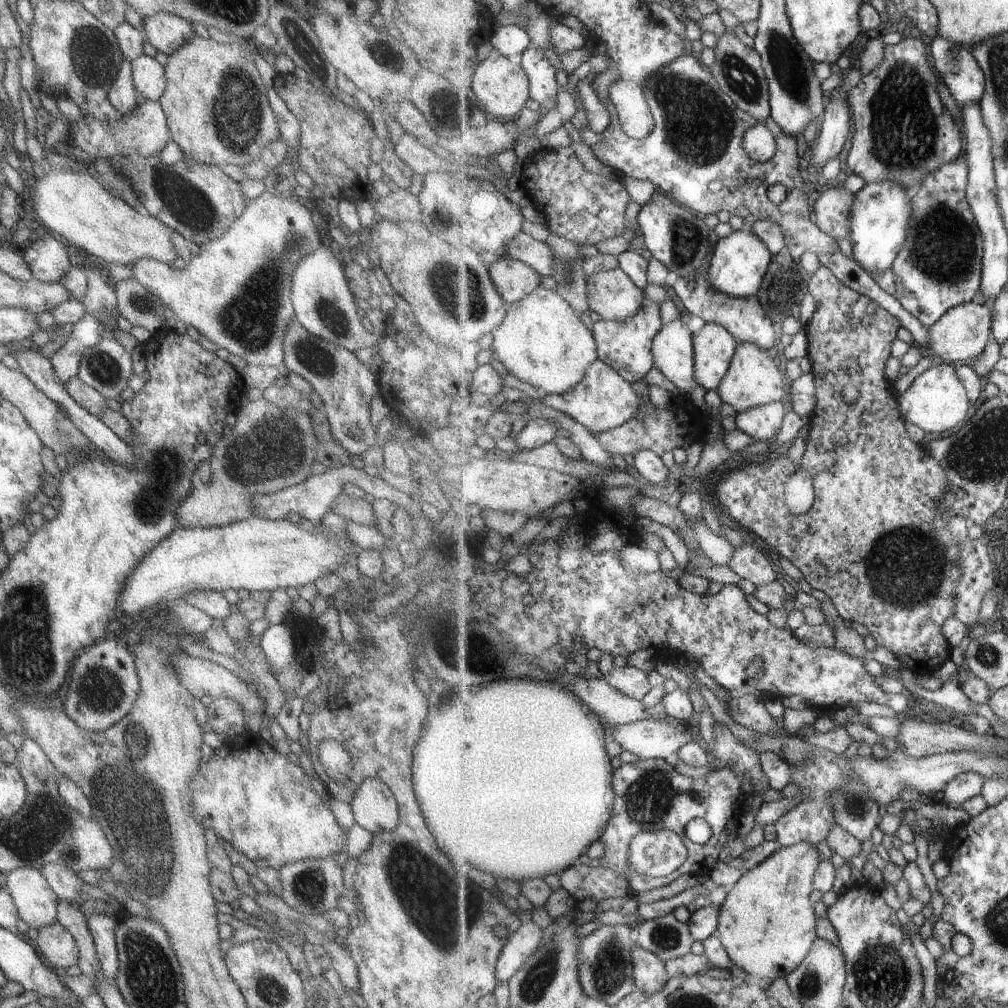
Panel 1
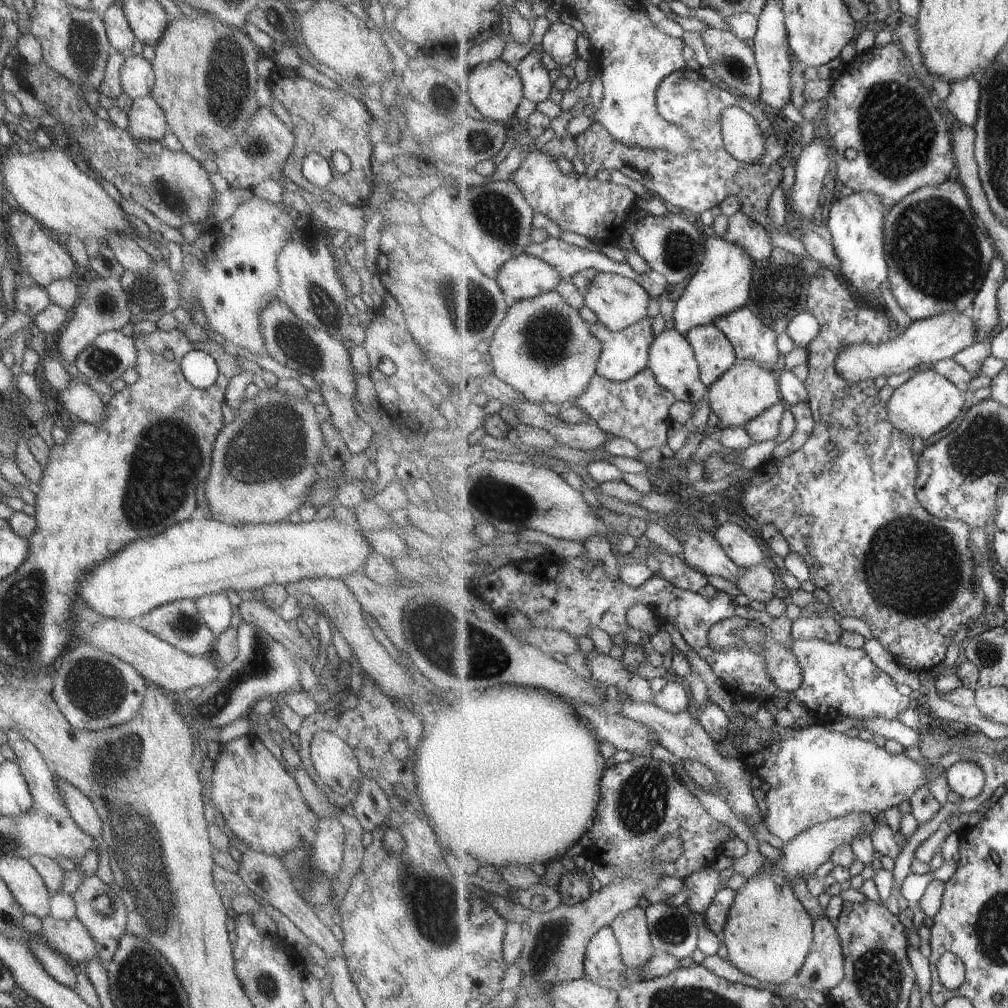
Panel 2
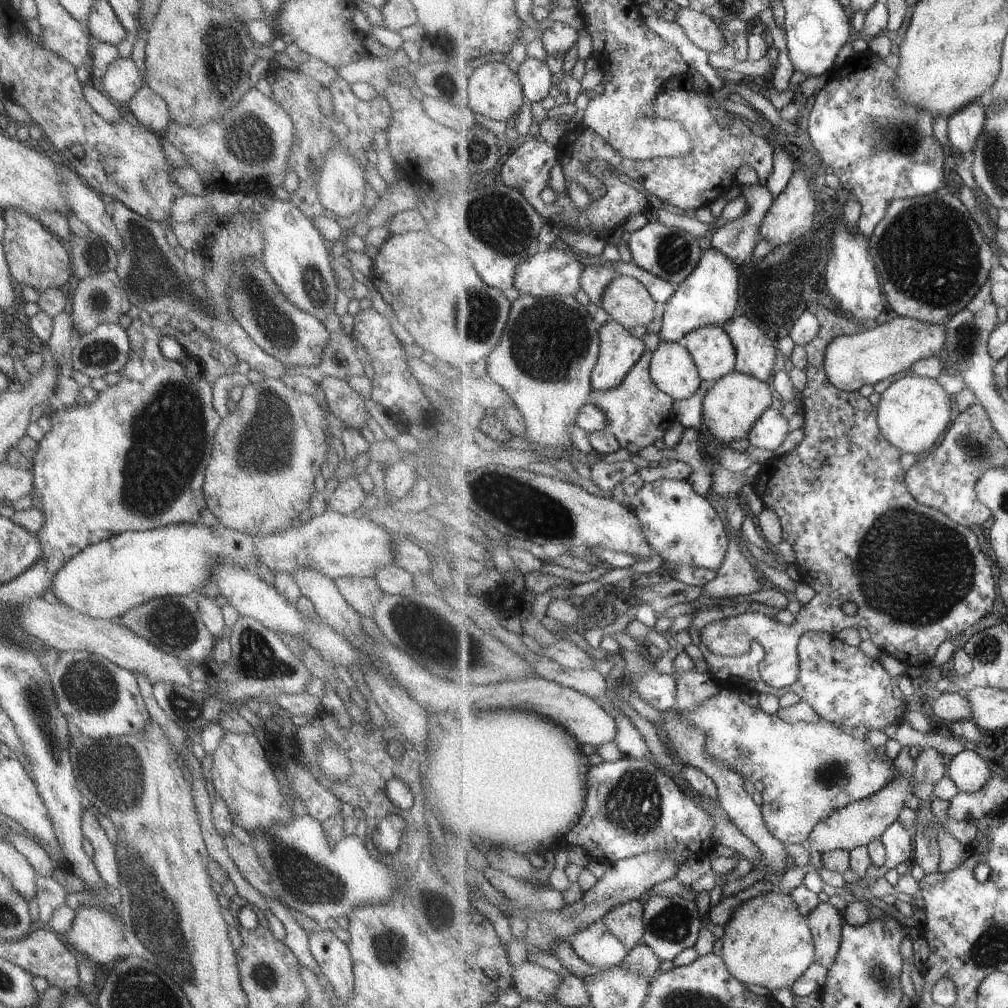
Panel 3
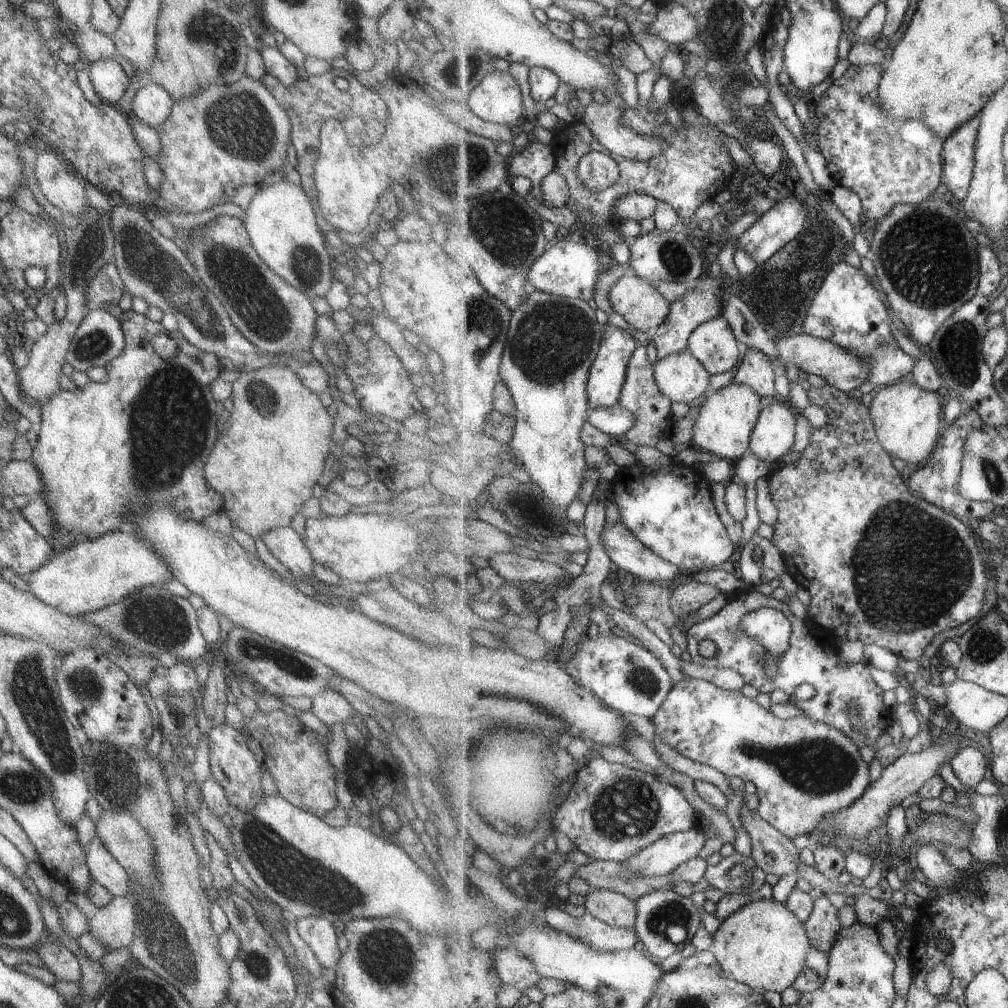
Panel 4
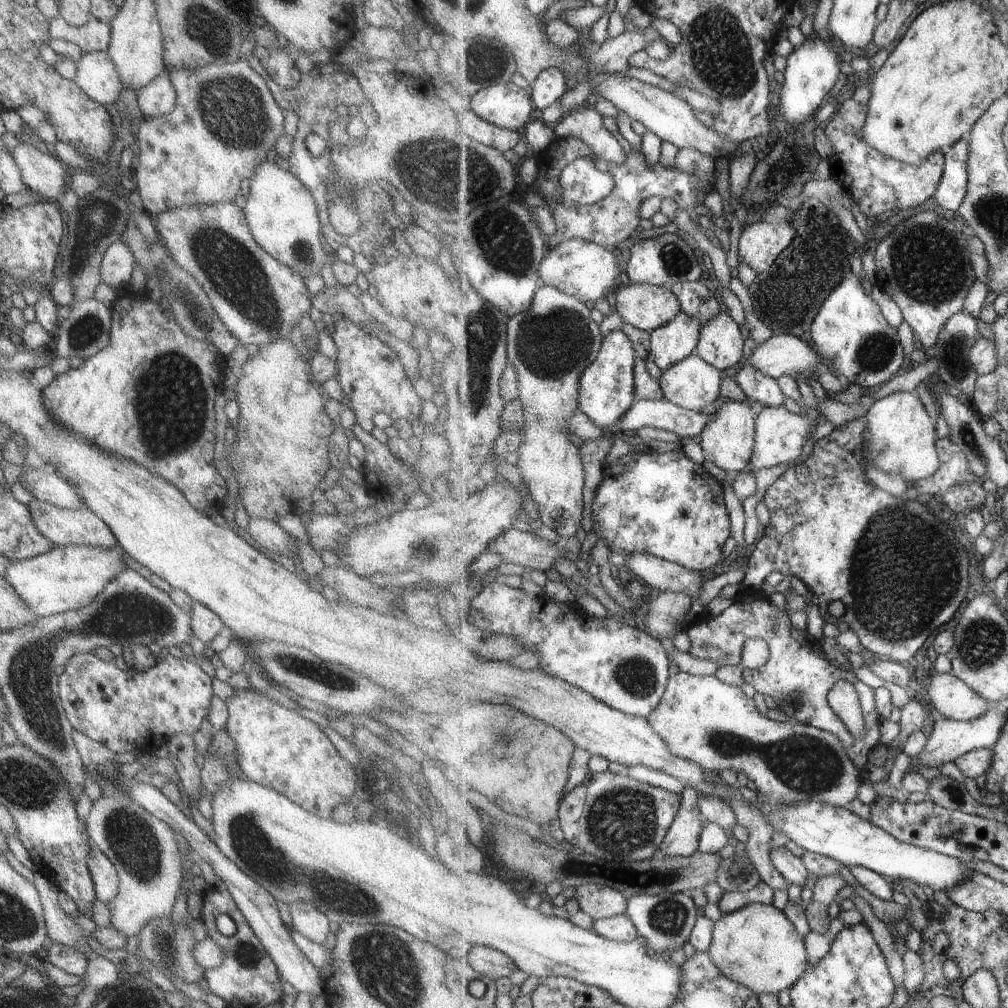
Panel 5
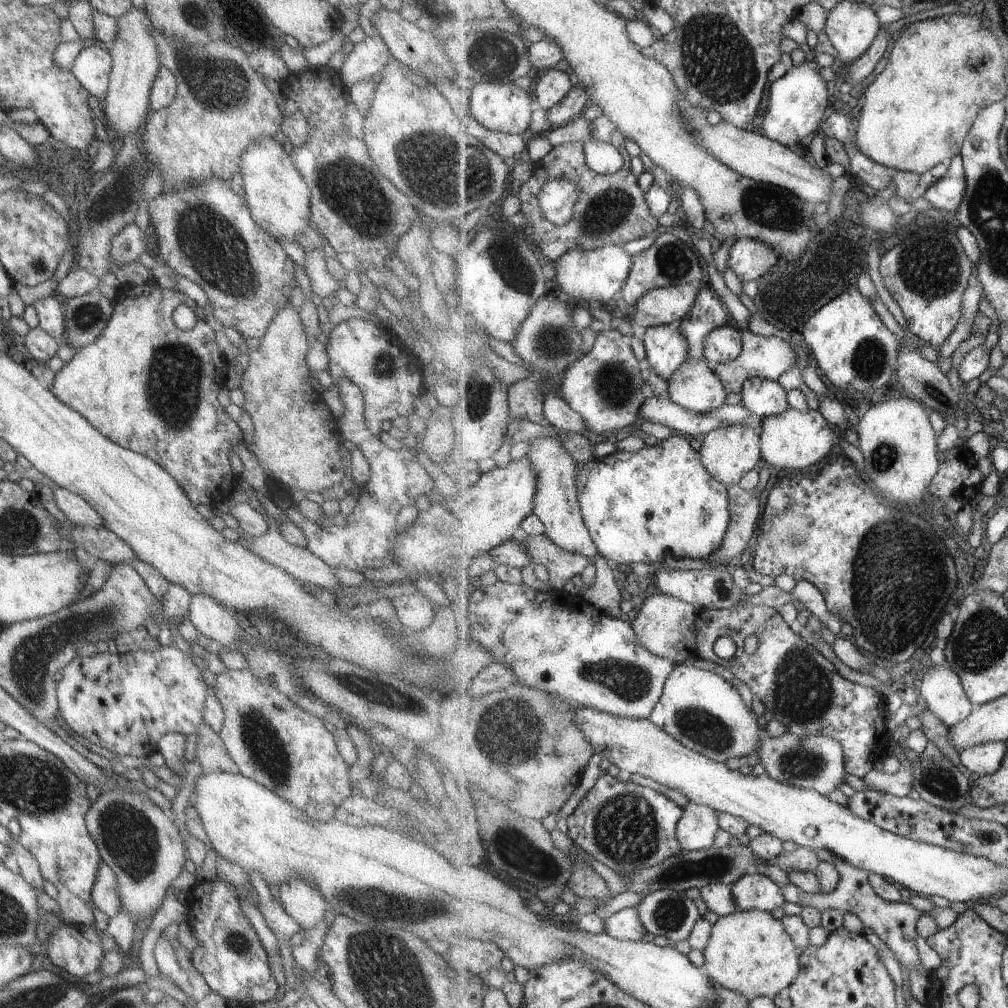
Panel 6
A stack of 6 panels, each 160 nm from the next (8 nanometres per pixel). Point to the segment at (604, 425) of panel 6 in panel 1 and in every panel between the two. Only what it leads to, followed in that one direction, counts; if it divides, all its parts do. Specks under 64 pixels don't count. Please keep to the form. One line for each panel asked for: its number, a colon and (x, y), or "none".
1: (627, 346)
2: (625, 354)
3: (620, 350)
4: (607, 377)
5: (607, 390)

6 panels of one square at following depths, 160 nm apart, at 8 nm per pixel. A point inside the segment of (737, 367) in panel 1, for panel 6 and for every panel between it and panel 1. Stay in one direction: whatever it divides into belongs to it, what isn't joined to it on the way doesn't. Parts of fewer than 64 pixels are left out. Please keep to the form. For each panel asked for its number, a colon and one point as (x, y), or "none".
2: (747, 389)
3: (732, 406)
4: (726, 420)
5: (729, 439)
6: (729, 453)

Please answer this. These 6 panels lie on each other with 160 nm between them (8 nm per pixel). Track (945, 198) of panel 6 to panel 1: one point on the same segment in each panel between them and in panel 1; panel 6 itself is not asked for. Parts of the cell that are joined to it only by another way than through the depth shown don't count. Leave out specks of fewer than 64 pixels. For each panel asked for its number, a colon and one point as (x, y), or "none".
1: (957, 67)
2: (964, 100)
3: (964, 127)
4: (959, 154)
5: (953, 189)

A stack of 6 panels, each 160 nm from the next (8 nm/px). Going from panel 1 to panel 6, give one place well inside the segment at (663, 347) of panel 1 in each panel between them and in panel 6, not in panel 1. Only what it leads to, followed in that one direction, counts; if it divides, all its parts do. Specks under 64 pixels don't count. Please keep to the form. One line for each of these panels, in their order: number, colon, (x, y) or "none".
2: (672, 360)
3: (673, 369)
4: (681, 376)
5: (692, 383)
6: (695, 385)

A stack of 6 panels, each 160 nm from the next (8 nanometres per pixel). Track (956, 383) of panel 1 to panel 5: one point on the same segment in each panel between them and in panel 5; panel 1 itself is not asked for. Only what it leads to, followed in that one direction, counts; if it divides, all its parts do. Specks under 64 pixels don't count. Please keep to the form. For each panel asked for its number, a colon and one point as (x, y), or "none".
2: (927, 403)
3: (913, 412)
4: (908, 417)
5: (900, 438)

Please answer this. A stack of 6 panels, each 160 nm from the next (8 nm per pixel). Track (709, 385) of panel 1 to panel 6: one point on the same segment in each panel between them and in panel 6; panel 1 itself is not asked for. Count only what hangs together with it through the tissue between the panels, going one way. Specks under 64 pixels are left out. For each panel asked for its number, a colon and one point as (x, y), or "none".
2: (716, 355)
3: (714, 352)
4: (714, 343)
5: (721, 341)
6: (724, 344)

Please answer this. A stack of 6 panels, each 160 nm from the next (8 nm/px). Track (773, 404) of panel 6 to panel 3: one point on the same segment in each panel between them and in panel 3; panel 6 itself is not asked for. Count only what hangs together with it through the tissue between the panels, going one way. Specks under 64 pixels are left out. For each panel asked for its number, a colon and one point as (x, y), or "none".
3: (756, 350)
4: (756, 369)
5: (756, 385)

